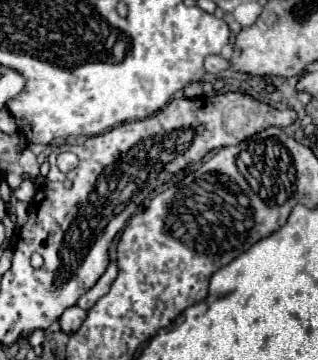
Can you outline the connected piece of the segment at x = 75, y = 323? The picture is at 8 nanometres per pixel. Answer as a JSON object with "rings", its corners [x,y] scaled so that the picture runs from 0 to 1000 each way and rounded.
{"rings":[[[245,847],[214,853],[214,858],[195,869],[195,881],[189,881],[195,919],[208,919],[208,925],[233,925],[233,919],[245,919],[252,903],[264,897],[264,881],[270,881],[270,875],[277,875],[277,864],[252,858]]]}

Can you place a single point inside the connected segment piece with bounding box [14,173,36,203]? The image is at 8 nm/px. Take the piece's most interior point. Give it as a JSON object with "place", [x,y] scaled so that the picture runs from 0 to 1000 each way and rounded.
{"place":[79,533]}

